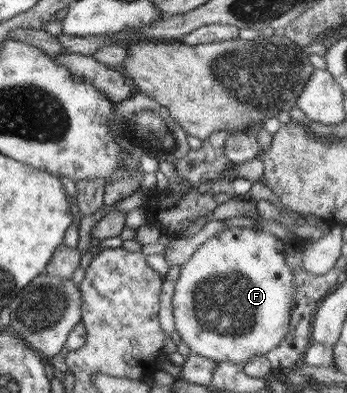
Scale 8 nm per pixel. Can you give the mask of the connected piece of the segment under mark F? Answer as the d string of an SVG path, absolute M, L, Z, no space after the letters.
M253 225L228 227L210 237L181 266L172 297L174 312L169 327L179 331L181 341L192 353L216 362L244 365L254 355L265 355L276 349L290 331L290 319L297 299L295 271L287 265L286 253L282 240Z

